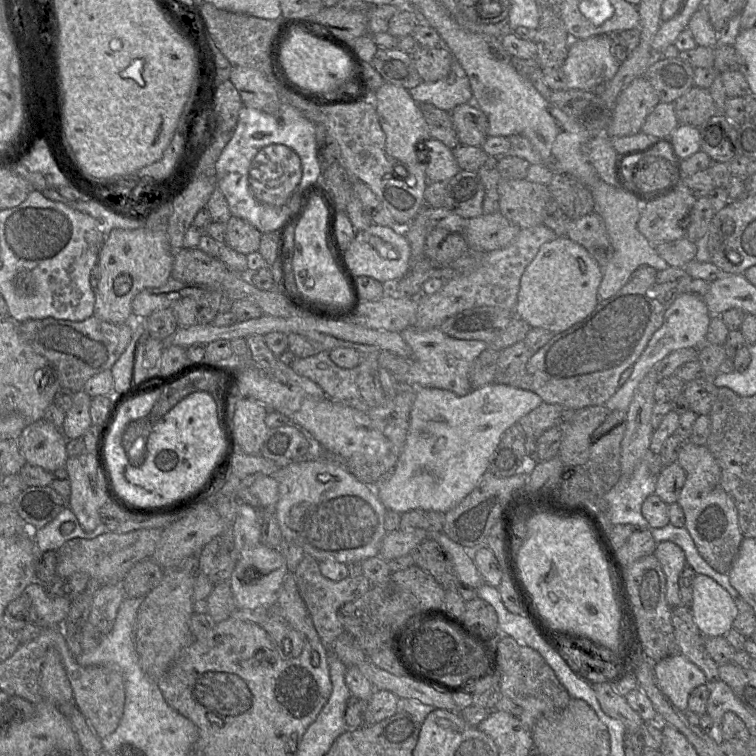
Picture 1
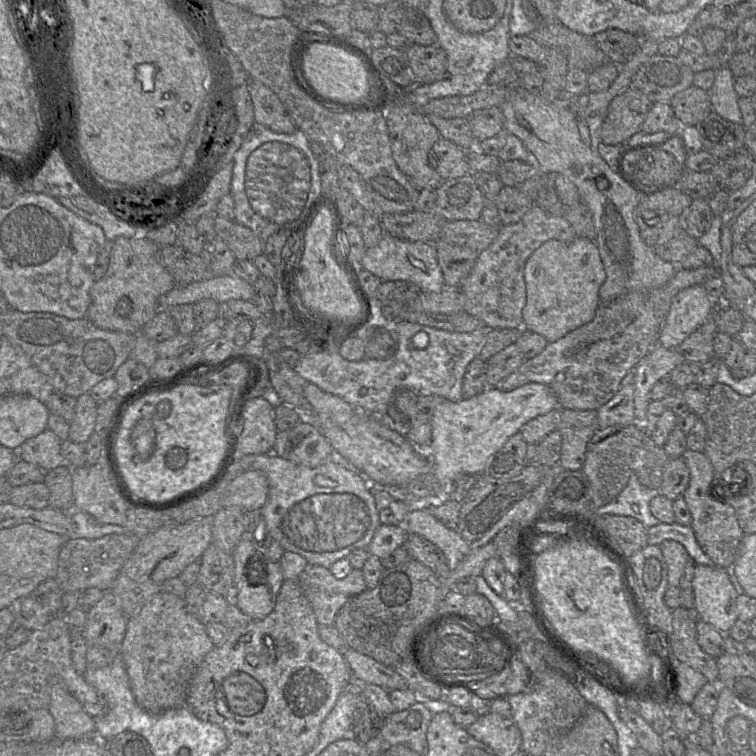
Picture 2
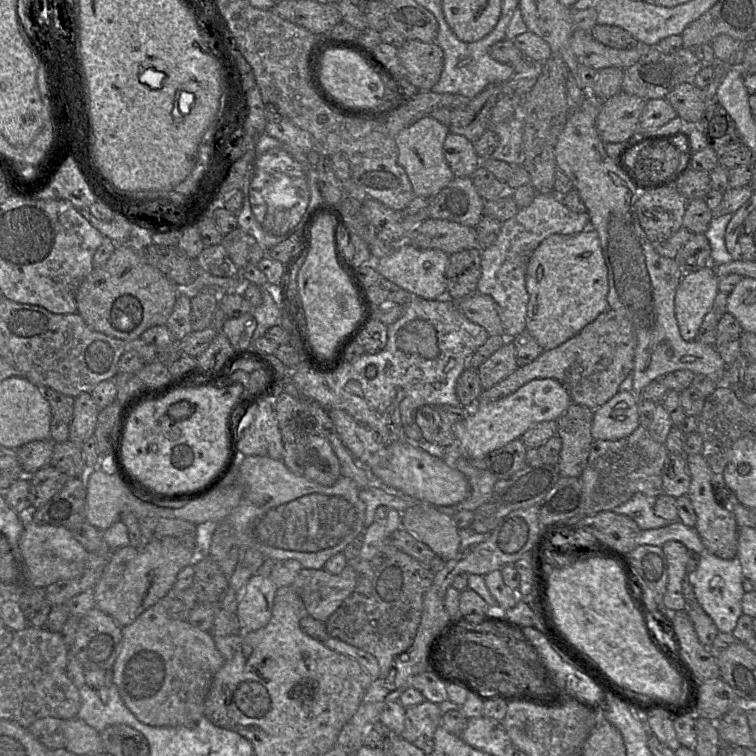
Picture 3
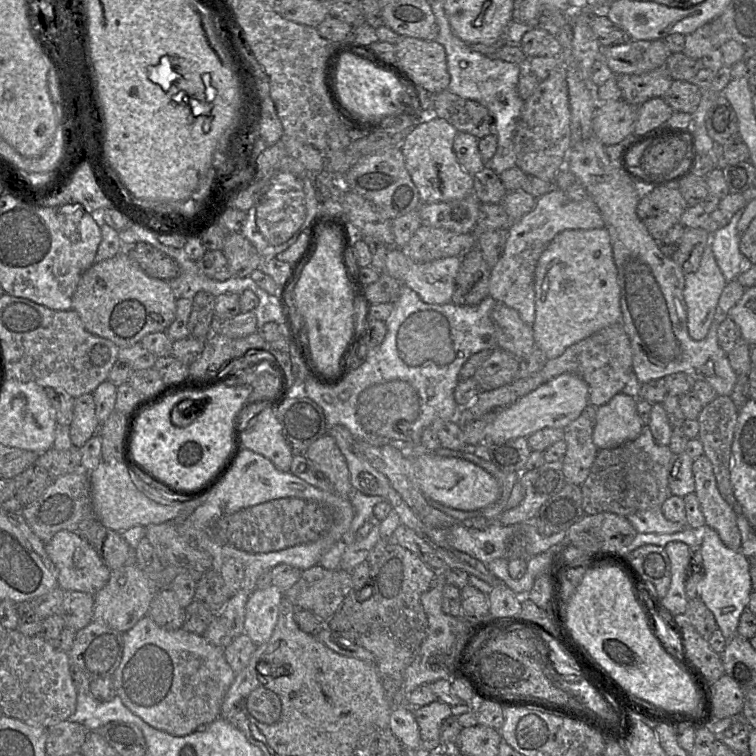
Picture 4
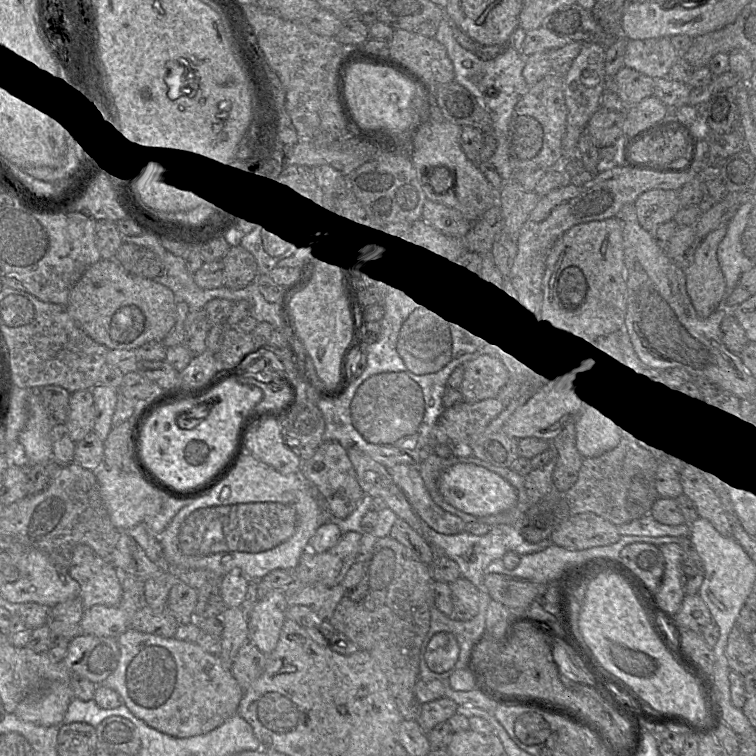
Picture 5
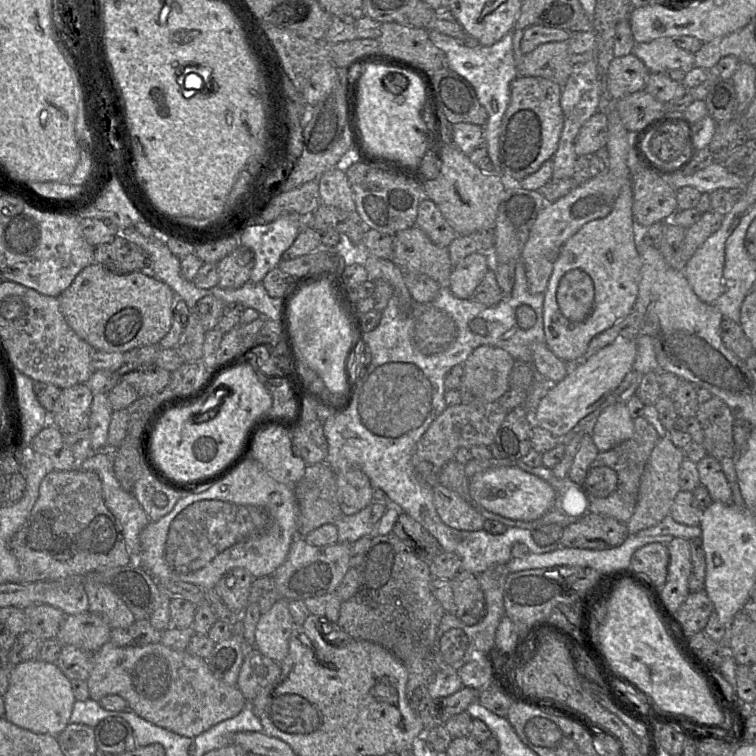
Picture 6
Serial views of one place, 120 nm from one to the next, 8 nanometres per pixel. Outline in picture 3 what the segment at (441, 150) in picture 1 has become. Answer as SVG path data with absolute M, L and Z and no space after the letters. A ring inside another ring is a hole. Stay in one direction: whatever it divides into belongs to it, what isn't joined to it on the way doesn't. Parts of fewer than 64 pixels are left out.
M449 133L443 144L444 156L455 177L470 177L481 165L473 142L458 134Z

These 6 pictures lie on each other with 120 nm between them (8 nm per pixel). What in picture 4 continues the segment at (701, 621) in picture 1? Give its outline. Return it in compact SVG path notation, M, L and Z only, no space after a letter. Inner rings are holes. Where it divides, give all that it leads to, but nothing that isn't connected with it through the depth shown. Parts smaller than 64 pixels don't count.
M705 527L700 533L703 559L702 575L698 583L698 598L714 615L719 630L728 641L737 634L740 615L747 609L751 585L751 560L740 550L732 550L721 541L717 532Z

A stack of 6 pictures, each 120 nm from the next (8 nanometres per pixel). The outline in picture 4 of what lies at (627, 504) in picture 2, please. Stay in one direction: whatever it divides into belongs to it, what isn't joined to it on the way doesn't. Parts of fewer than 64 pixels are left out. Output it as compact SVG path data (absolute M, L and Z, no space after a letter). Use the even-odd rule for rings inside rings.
M651 507L637 511L627 519L637 533L673 534L687 528L685 522L668 521L662 514L661 507Z

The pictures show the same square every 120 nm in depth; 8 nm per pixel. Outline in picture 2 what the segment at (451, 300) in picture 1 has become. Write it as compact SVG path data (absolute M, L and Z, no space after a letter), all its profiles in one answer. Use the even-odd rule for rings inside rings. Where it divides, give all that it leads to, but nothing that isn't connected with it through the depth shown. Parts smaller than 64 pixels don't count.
M534 205L520 221L502 225L495 240L483 251L469 275L460 285L464 295L464 312L481 320L487 329L522 328L522 311L526 304L524 268L527 259L549 240L572 241L577 237L573 227L563 217L552 216Z

